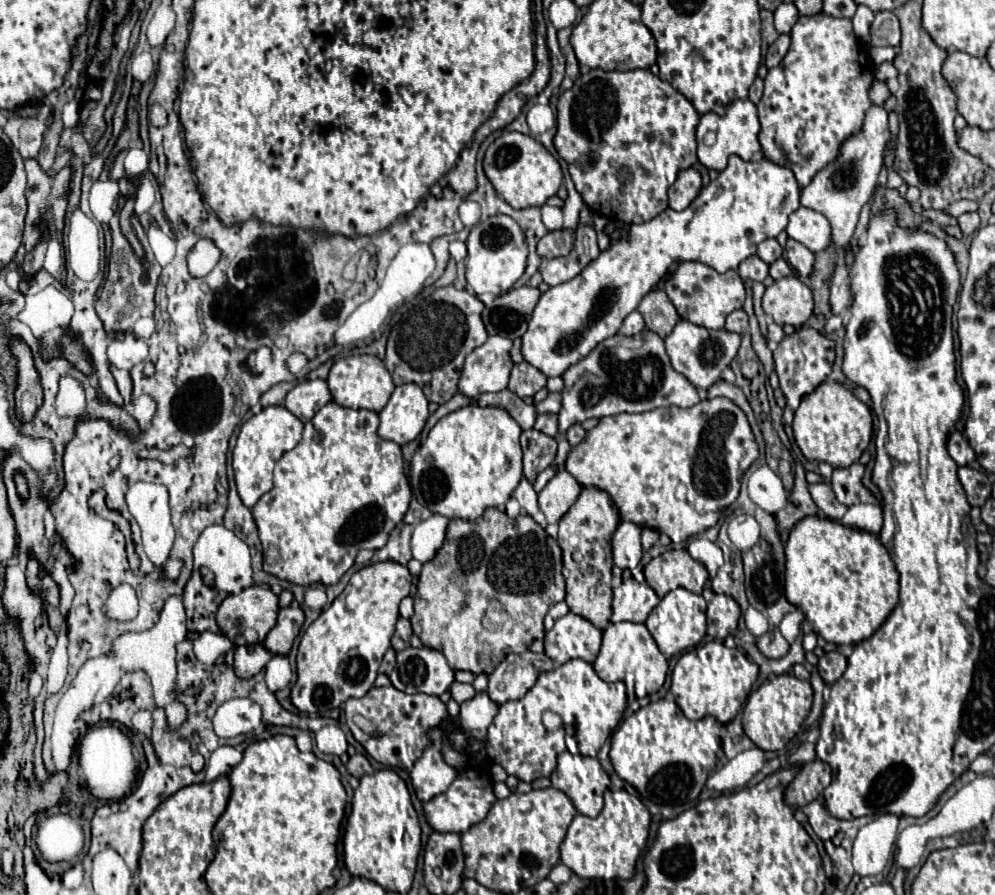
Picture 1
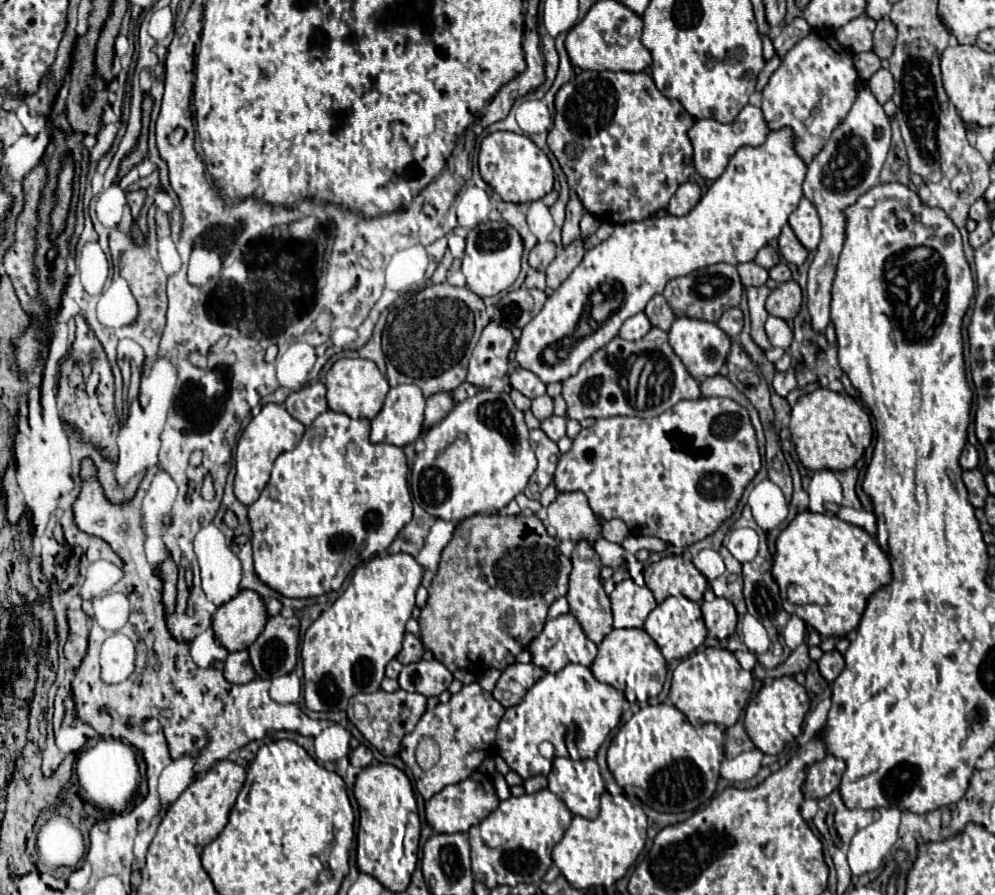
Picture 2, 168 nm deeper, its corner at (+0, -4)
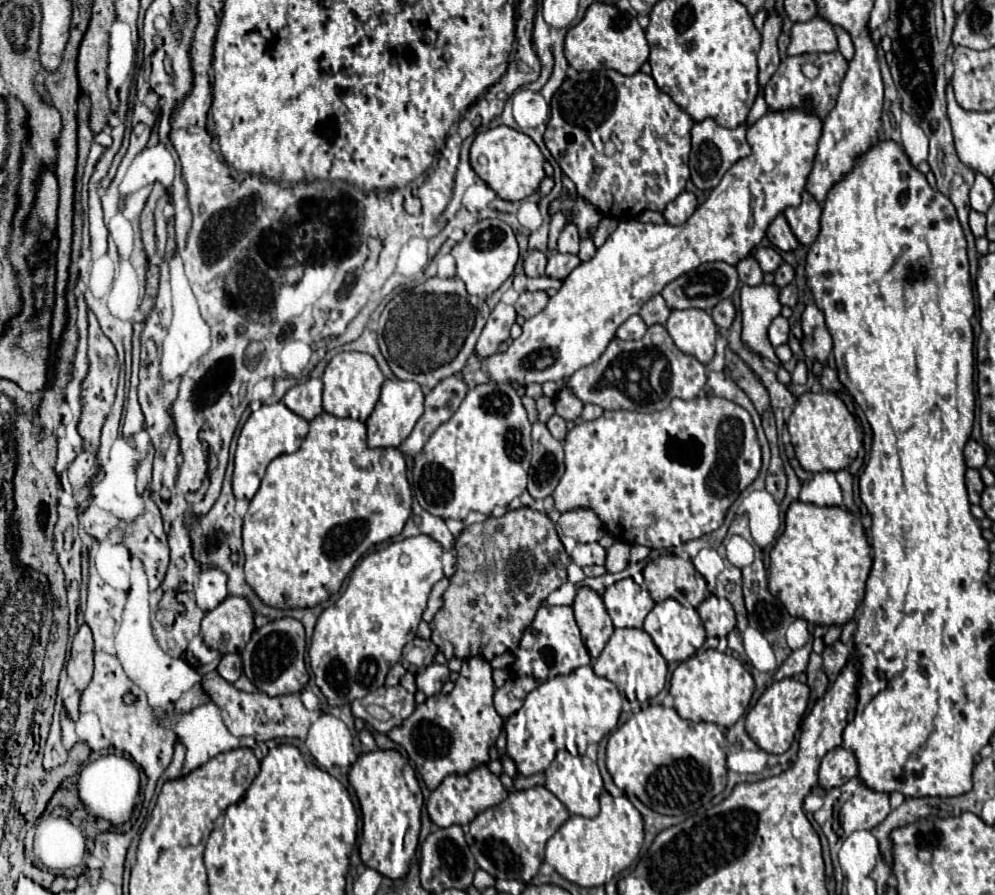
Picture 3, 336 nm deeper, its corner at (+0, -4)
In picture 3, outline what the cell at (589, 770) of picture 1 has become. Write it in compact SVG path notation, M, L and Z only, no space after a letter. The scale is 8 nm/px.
M561 750L557 752L551 766L545 770L545 776L547 776L545 788L551 790L567 806L571 814L587 818L597 816L600 810L599 796L603 791L603 779L593 760L589 760L585 754L571 756L567 750Z

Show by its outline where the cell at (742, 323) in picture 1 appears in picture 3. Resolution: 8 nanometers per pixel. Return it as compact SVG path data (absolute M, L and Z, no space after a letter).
M731 300L719 302L719 304L711 310L711 318L715 320L715 324L717 324L721 330L729 330L731 324L733 324L733 320L735 320L733 302L731 302Z

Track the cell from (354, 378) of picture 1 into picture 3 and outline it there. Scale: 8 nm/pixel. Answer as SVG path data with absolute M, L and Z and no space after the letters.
M339 352L333 356L333 360L327 364L323 374L323 408L327 414L339 416L339 418L353 418L365 422L369 418L369 412L373 412L373 404L377 404L377 396L381 394L381 384L385 382L385 376L377 368L377 362L373 356L365 352Z

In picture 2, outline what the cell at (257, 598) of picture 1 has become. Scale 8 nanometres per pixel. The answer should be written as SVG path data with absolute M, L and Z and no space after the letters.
M241 590L233 600L217 608L213 616L215 638L229 650L247 650L257 640L267 622L265 604L257 592Z

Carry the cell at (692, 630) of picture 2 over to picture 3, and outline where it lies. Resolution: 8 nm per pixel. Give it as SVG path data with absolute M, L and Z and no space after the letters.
M667 598L647 614L645 618L645 632L653 638L655 646L659 648L661 656L667 662L683 662L689 656L693 656L705 642L705 628L701 624L701 618L697 616L697 610L693 606L683 606L681 602Z

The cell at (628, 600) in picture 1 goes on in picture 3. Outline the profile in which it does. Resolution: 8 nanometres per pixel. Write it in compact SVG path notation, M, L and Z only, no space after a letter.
M633 578L609 586L603 594L603 602L615 628L643 628L645 616L655 606L649 592L635 584Z

